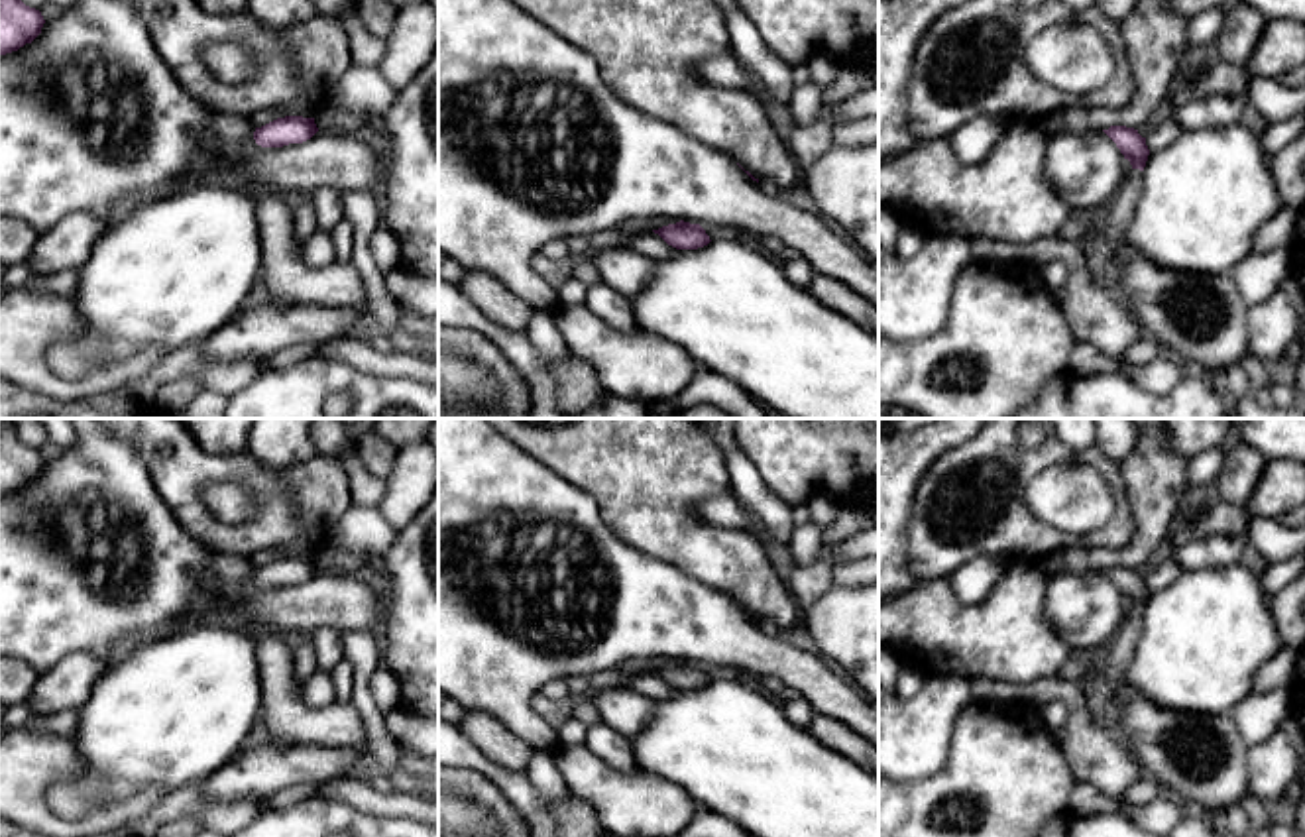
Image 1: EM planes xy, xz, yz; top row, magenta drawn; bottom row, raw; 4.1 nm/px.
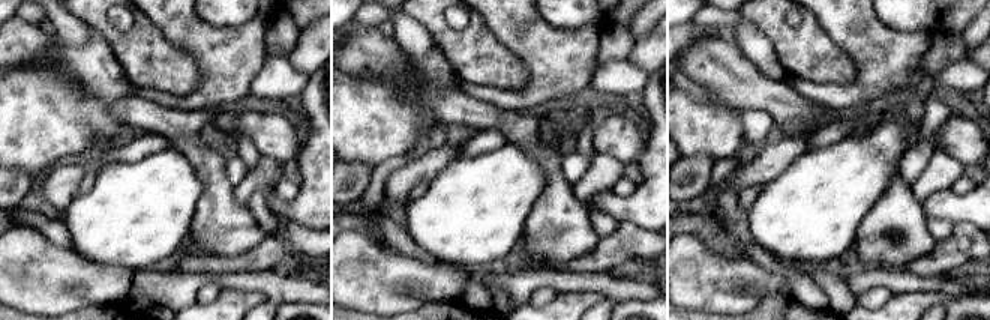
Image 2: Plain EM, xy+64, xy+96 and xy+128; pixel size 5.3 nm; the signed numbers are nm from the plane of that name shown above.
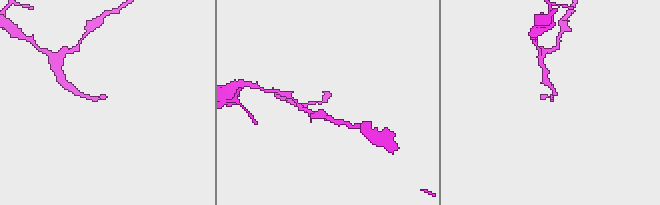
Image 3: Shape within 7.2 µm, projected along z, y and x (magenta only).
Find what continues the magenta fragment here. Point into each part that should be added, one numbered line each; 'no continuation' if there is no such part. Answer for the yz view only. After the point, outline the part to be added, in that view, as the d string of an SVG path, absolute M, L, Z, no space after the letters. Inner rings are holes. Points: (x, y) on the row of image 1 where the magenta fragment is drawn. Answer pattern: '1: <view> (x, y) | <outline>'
1: yz (1203, 321) | M1130 169L1099 214L1126 308L1163 354L1219 377L1248 352L1248 305L1230 273L1197 277L1152 263L1126 240L1144 171Z

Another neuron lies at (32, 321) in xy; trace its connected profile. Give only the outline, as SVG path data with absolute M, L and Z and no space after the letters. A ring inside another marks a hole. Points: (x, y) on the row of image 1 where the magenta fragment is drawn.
M10 289L0 297L0 377L37 395L61 403L122 389L151 371L169 352L149 348L108 365L90 367L79 381L69 381L49 369L49 348L75 338L83 326L75 299Z

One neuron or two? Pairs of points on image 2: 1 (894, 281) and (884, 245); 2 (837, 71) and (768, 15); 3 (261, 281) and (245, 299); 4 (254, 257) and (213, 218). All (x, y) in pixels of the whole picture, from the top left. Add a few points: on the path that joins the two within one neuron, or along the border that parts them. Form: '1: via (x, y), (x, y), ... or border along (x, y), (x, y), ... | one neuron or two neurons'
1: border along (866, 266), (903, 269) | two neurons
2: via (821, 60), (803, 50), (785, 32) | one neuron
3: border along (222, 287), (261, 292), (267, 298) | two neurons
4: border along (267, 236), (252, 248), (236, 254), (212, 254) | two neurons

